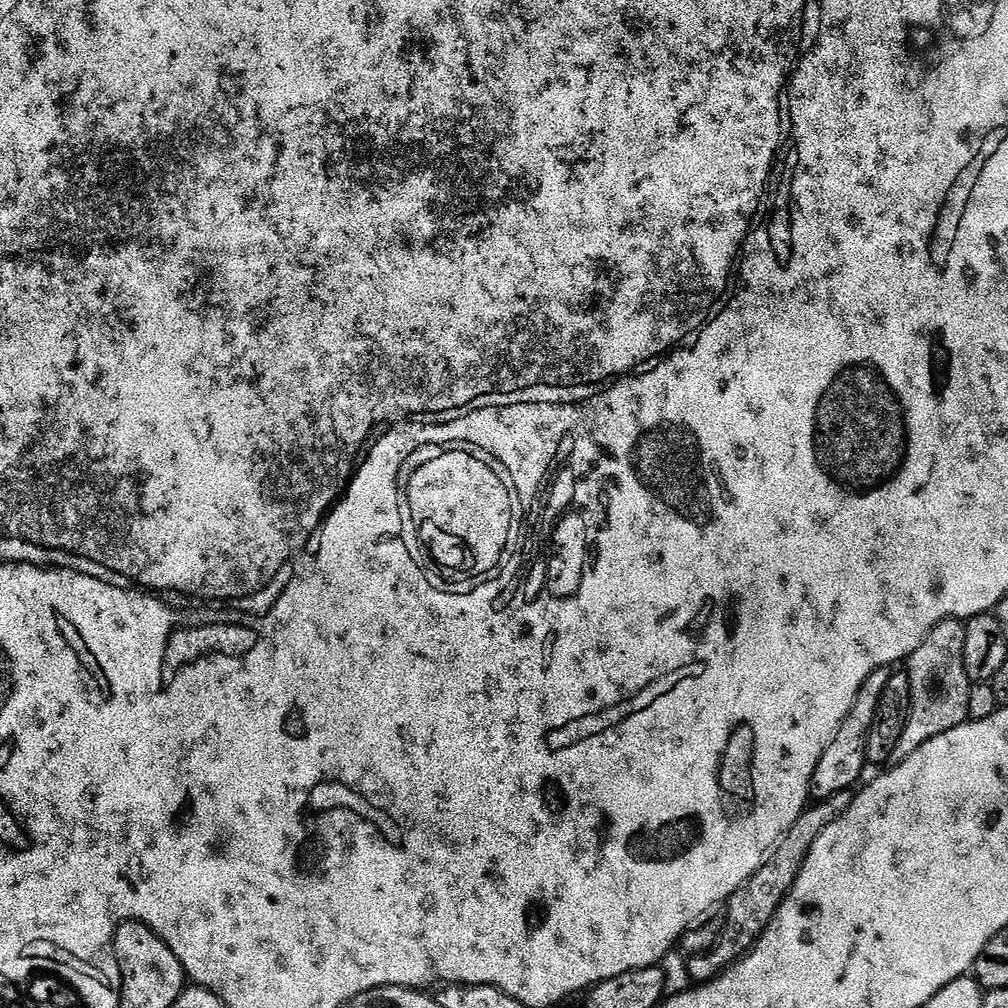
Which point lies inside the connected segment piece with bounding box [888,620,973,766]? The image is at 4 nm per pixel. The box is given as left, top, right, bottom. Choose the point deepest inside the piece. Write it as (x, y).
(940, 688)

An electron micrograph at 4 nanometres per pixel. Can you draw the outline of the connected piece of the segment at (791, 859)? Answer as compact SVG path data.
M851 791L839 792L825 800L815 801L811 806L804 809L804 813L790 826L790 830L780 839L780 845L774 850L770 862L762 866L747 880L743 888L740 888L726 902L728 917L723 917L720 937L709 952L700 956L687 957L688 976L692 982L707 982L724 971L730 964L736 963L745 952L751 949L756 939L764 933L766 926L774 918L778 906L786 898L786 894L794 886L806 858L810 854L810 846L818 842L818 834L830 826L846 810L850 810L850 802L853 793Z

